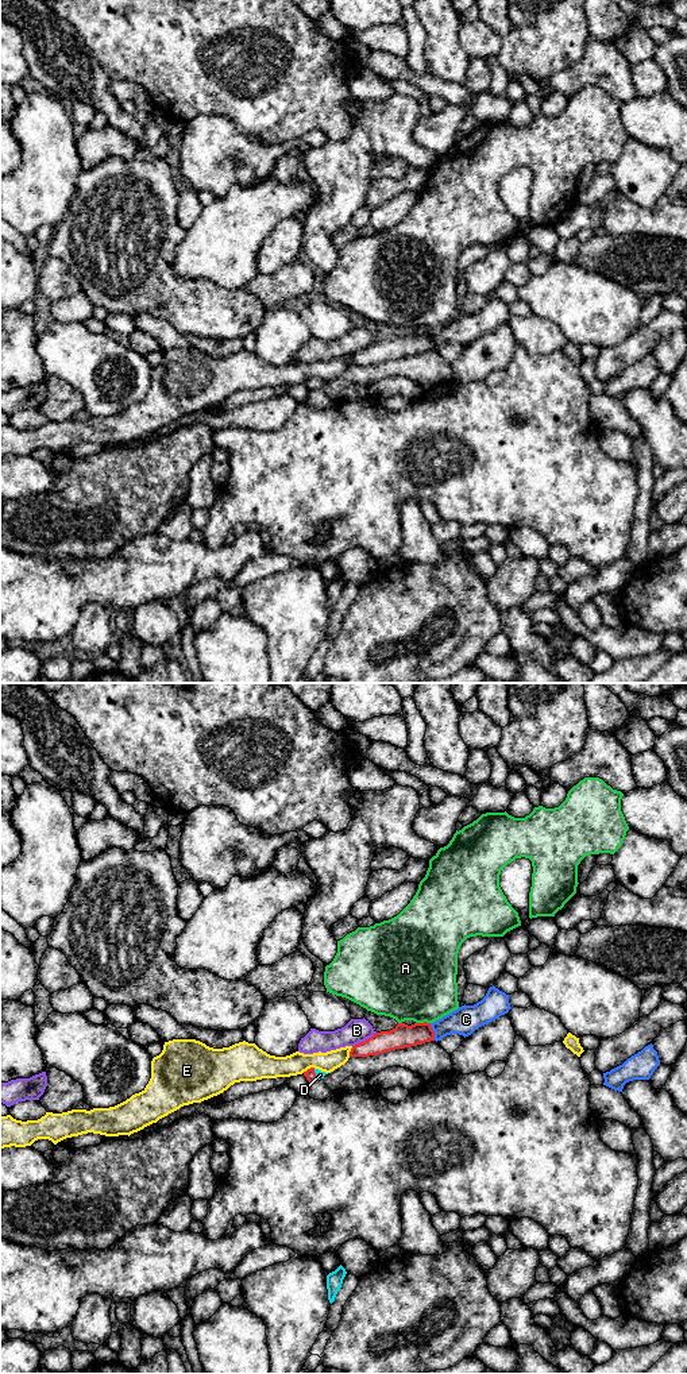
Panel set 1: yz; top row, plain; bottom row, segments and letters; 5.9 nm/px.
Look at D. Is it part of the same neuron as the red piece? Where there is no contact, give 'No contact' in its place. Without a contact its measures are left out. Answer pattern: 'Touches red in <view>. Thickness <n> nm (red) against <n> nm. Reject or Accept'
Touches red in yz. Thickness 70 nm (red) against 50 nm. Accept

